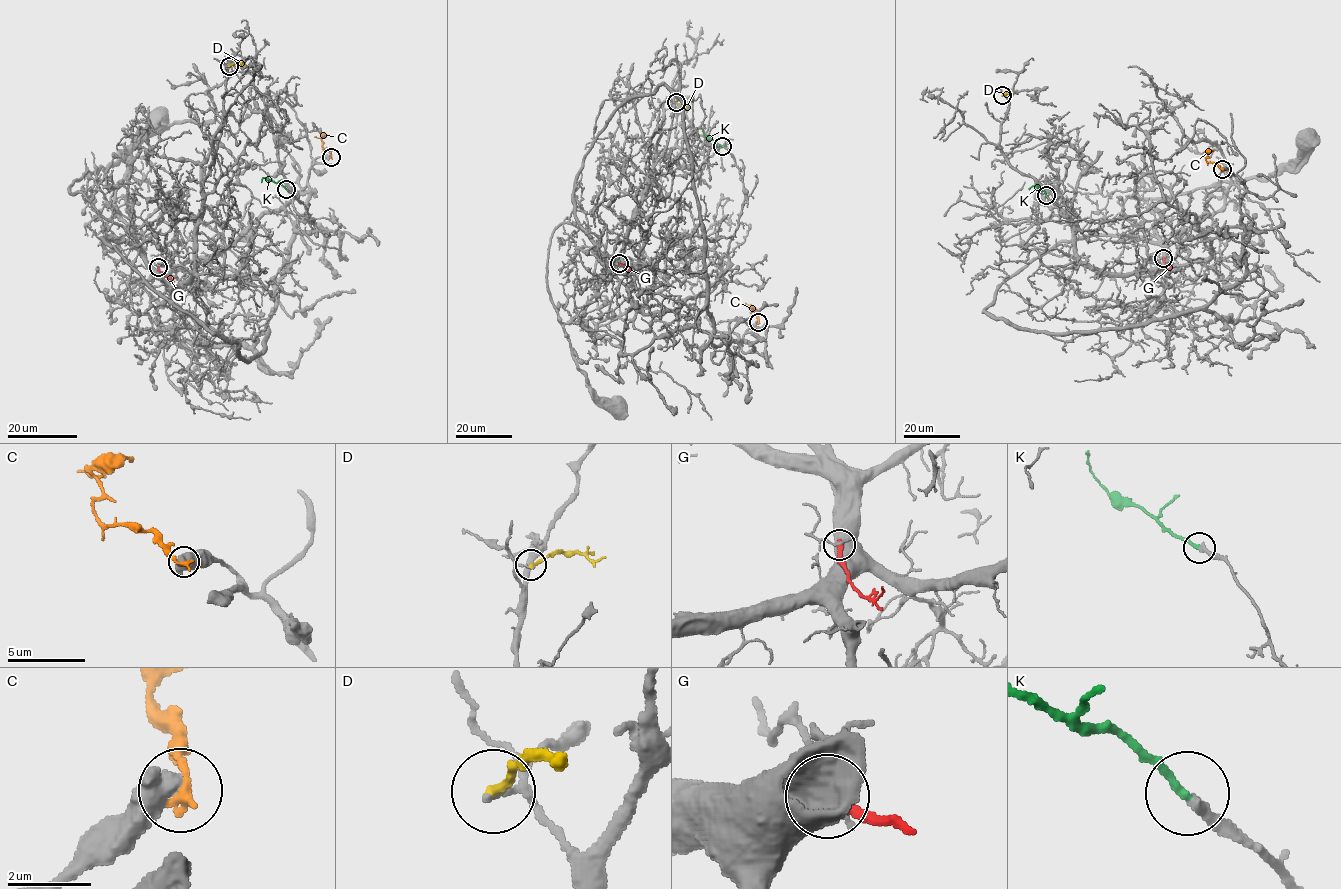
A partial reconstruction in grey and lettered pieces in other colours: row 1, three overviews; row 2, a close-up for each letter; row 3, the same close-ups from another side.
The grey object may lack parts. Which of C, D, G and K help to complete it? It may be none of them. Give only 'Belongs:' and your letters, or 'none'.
Belongs: K

